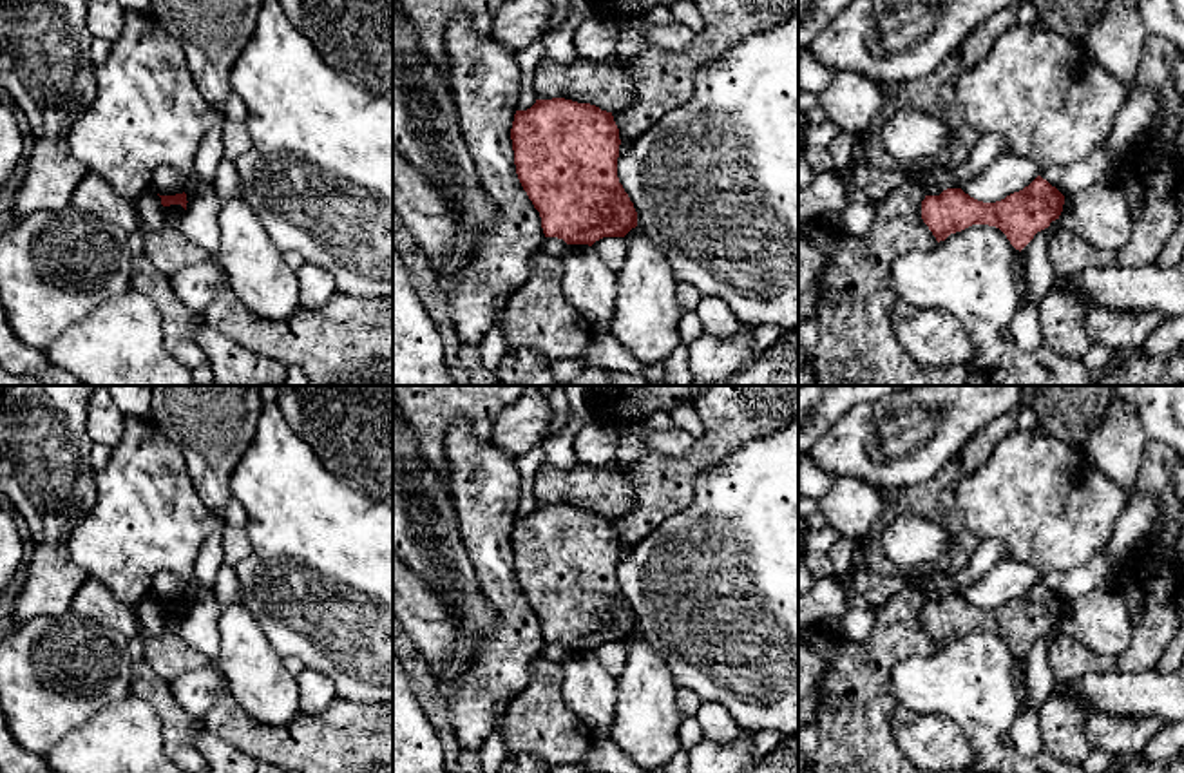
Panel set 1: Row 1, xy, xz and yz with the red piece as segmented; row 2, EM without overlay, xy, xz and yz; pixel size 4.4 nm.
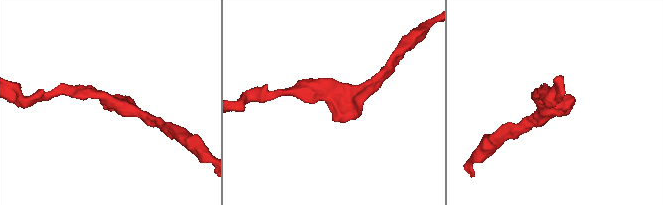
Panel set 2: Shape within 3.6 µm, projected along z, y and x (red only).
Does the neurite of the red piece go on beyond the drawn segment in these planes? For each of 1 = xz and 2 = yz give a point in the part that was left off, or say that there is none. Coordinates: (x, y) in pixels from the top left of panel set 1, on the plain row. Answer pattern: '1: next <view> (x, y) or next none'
1: next none
2: next none

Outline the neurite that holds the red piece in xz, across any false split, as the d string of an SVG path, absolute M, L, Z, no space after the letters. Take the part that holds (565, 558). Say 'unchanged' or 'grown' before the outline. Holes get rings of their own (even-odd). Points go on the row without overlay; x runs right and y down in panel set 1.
unchanged; M565 503L536 505L527 516L516 516L511 534L518 585L539 617L545 643L563 644L567 650L588 650L603 643L625 643L637 632L637 617L617 583L619 534L612 518L590 509Z

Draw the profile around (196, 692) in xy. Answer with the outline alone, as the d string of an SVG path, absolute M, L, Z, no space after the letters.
M214 664L181 673L170 682L170 688L177 704L188 715L201 721L219 701L226 688L226 681Z

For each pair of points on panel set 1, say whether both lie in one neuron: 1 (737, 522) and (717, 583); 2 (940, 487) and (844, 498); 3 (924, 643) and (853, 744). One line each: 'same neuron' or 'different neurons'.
1: same neuron
2: different neurons
3: same neuron

